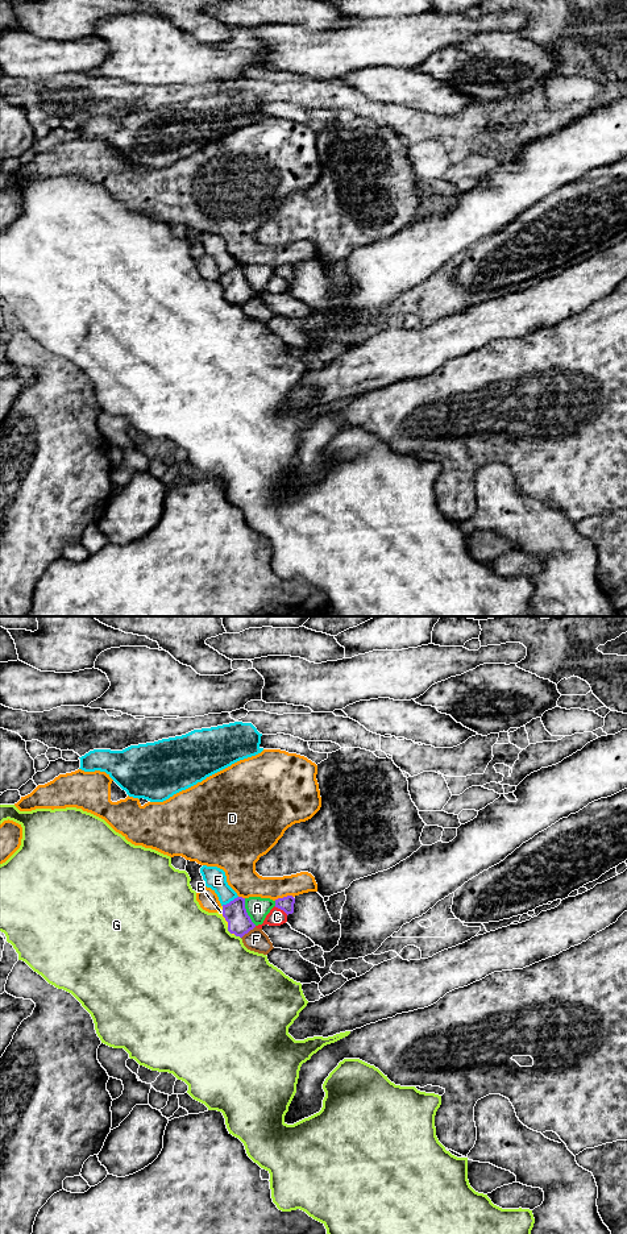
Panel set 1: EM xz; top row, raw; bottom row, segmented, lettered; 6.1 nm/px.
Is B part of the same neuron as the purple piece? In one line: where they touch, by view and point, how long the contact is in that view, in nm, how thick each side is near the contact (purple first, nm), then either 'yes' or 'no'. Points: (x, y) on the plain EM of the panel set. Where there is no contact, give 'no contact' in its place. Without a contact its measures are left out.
xz (224, 285) | 130 nm | 140/30 nm | yes

